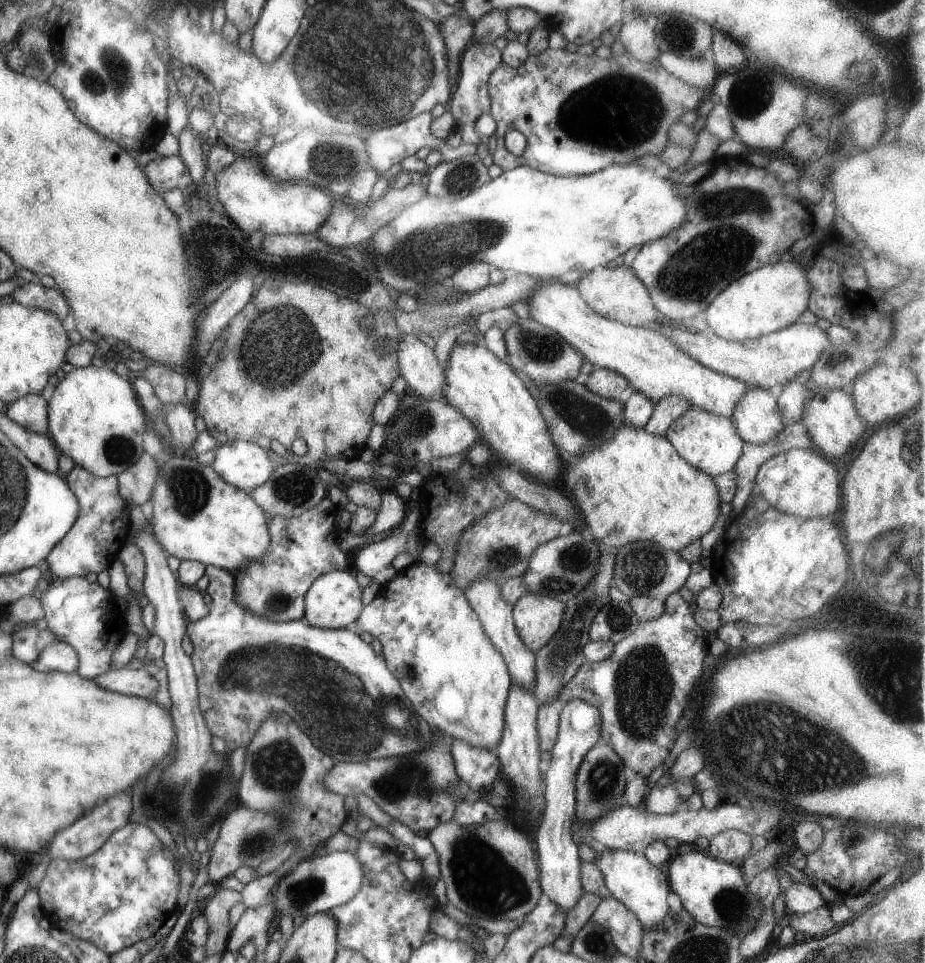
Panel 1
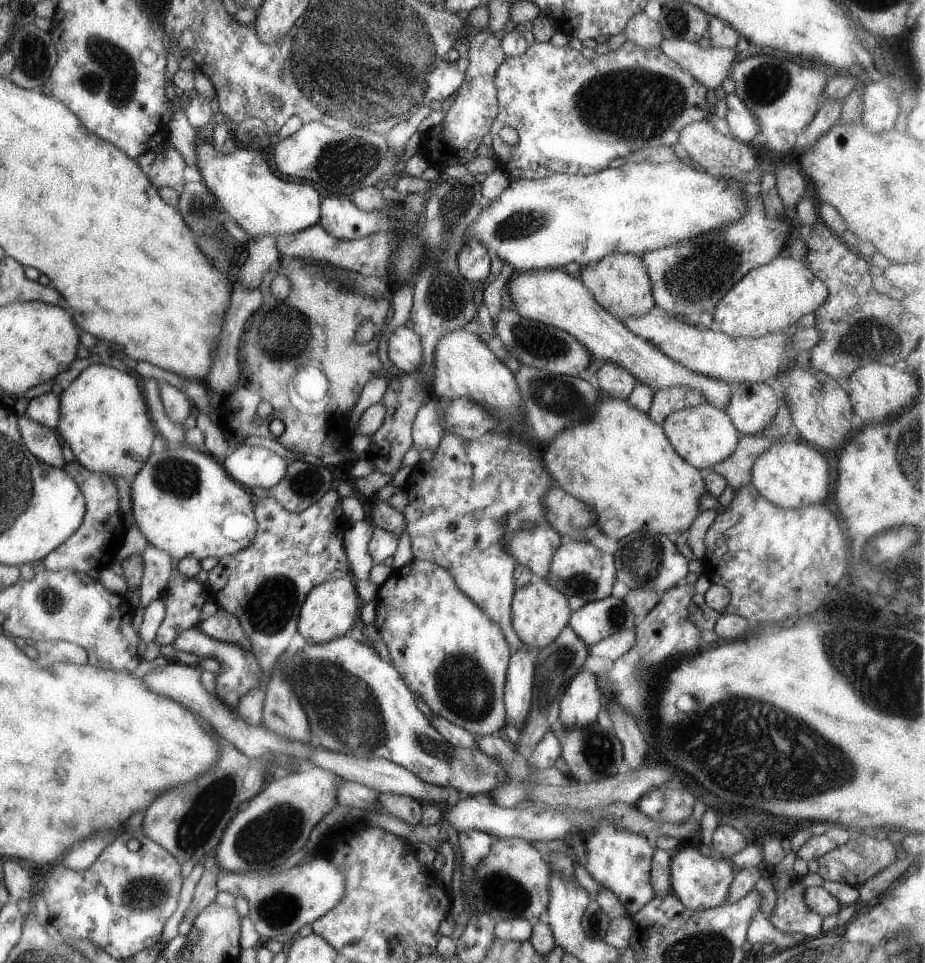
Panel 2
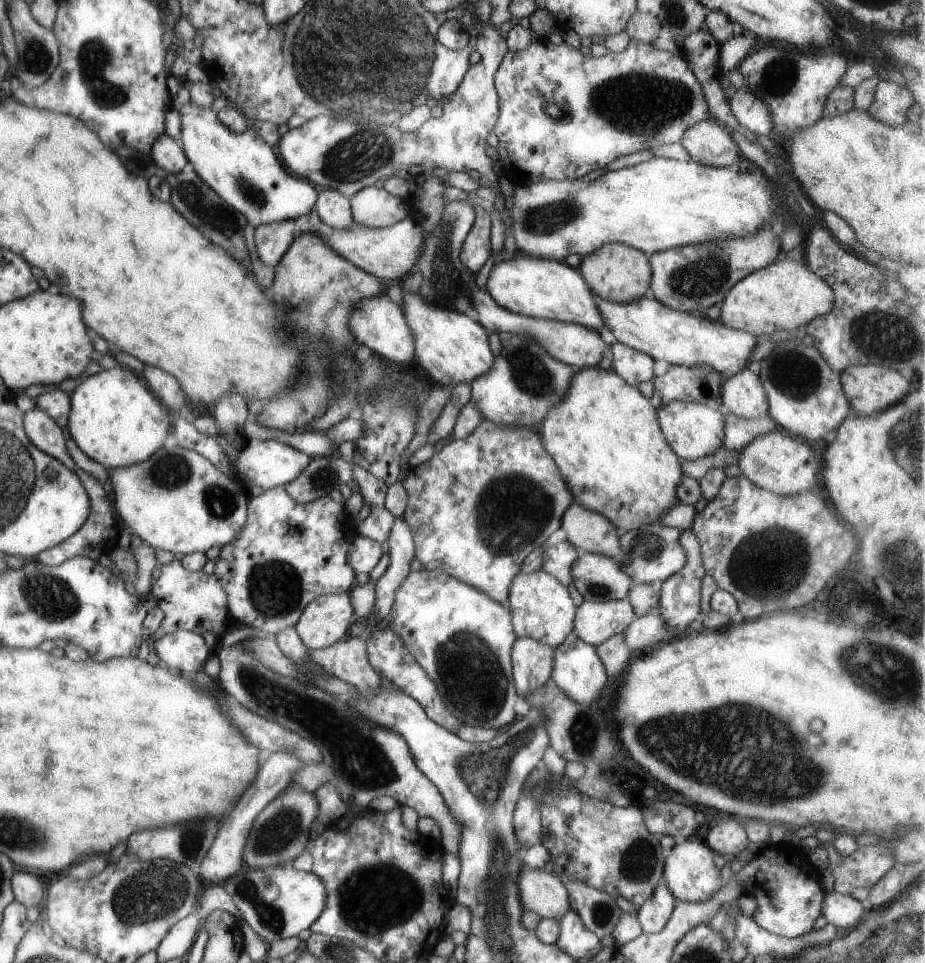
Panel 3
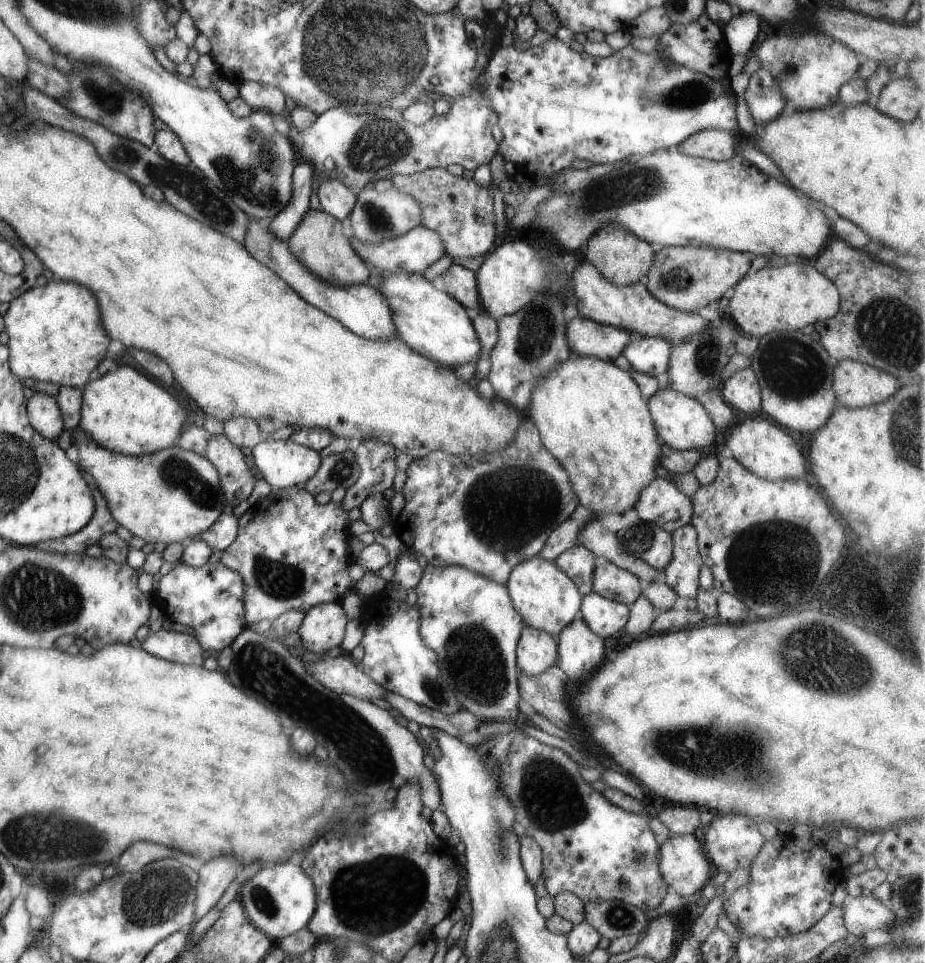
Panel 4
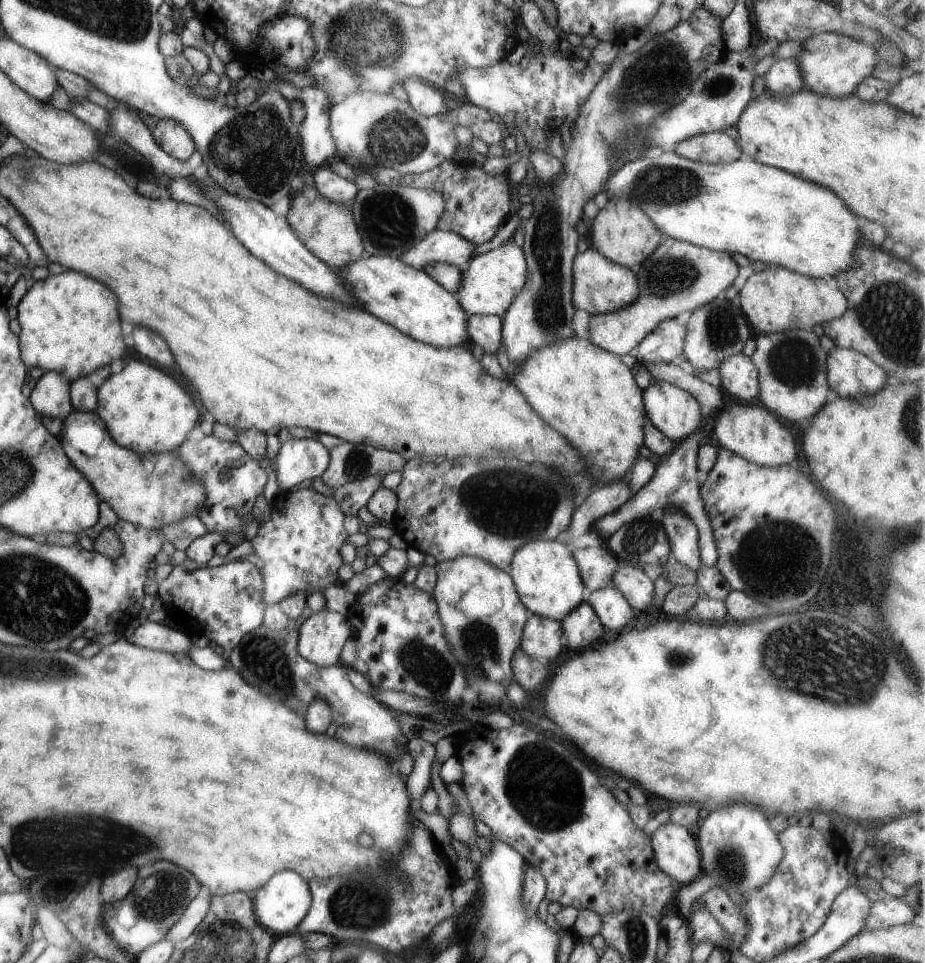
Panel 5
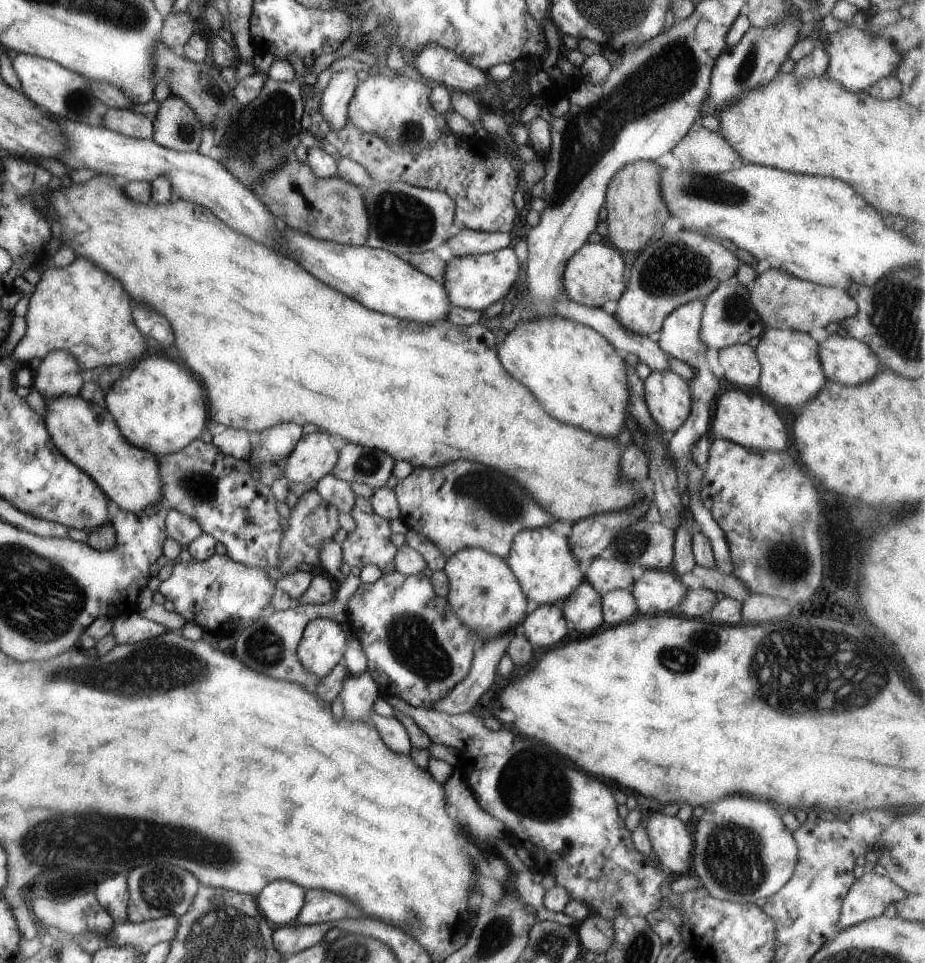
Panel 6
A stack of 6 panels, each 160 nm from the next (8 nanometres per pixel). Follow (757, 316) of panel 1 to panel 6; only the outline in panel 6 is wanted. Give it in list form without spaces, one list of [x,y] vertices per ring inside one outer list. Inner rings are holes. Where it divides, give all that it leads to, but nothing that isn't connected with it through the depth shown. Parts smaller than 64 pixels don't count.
[[[768,268],[754,280],[750,298],[760,322],[768,329],[786,329],[810,333],[814,328],[824,328],[830,323],[841,323],[858,312],[858,306],[847,290],[820,285],[795,278],[782,270]]]

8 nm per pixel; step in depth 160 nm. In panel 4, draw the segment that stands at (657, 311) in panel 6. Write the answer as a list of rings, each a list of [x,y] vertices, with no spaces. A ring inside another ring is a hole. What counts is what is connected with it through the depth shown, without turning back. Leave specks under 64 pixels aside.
[[[665,246],[655,253],[643,281],[649,293],[666,306],[685,313],[700,313],[717,303],[728,289],[748,274],[752,258],[749,253],[728,249]],[[582,316],[567,322],[566,330],[572,353],[603,361],[615,361],[632,338],[629,330],[603,325]]]

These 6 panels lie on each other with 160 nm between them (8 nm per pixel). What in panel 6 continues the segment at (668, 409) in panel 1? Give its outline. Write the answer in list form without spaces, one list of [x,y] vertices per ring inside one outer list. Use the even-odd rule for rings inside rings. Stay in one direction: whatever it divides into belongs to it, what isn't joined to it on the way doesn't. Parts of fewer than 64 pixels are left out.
[[[736,277],[722,282],[721,285],[710,294],[704,302],[702,308],[702,318],[700,318],[700,332],[698,338],[704,342],[706,350],[732,346],[734,344],[748,344],[752,338],[760,337],[764,326],[754,310],[751,302],[750,290],[740,286],[736,282]]]

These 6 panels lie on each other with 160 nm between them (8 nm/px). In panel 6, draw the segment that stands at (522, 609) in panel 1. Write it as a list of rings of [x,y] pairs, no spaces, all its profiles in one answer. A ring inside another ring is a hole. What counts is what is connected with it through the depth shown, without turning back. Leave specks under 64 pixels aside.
[[[546,526],[518,532],[504,560],[532,607],[555,604],[557,600],[565,601],[585,581],[580,571],[580,560],[572,554],[567,538]]]

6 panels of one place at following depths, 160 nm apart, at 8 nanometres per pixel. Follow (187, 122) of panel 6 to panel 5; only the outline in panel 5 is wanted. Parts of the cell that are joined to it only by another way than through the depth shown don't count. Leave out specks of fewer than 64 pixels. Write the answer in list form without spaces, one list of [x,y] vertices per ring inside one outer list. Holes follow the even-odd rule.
[[[161,119],[152,134],[157,145],[175,159],[186,160],[196,150],[188,129],[174,119]]]

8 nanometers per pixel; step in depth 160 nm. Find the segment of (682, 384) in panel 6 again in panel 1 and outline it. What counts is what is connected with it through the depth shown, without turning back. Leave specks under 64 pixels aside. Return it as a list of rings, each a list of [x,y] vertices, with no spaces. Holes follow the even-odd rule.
[[[691,406],[668,428],[666,437],[688,464],[715,477],[733,470],[743,451],[744,441],[730,417],[717,415]]]

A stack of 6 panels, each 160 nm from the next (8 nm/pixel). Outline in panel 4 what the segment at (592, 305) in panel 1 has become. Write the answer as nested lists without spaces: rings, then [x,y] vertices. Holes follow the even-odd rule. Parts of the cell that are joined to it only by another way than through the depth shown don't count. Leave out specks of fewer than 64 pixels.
[[[614,223],[602,226],[586,244],[586,260],[590,261],[599,270],[599,273],[607,278],[607,281],[620,286],[643,281],[652,266],[654,255],[655,252],[648,241],[639,239],[625,226]]]

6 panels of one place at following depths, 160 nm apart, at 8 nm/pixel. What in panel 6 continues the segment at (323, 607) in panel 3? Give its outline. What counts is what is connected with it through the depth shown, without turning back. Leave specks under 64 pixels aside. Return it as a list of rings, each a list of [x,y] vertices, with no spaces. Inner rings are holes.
[[[319,617],[306,626],[297,658],[308,672],[322,679],[343,660],[347,642],[340,623]]]

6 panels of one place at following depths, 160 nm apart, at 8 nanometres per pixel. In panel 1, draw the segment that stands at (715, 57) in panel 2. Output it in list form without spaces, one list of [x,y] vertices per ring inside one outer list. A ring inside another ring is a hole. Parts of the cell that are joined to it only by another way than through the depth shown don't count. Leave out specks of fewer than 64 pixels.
[[[668,51],[662,53],[658,60],[662,68],[669,74],[691,86],[702,89],[712,88],[719,75],[713,62],[704,57],[685,58]]]

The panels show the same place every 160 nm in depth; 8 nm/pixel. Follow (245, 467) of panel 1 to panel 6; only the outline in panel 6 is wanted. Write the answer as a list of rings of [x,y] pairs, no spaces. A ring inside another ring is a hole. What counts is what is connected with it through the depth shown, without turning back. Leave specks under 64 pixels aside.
[[[325,431],[303,435],[283,463],[288,482],[310,484],[332,473],[341,441]]]

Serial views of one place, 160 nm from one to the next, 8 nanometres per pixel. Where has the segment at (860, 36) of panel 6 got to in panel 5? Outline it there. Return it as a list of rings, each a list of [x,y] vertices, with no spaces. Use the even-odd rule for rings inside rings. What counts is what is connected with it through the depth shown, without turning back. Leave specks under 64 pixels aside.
[[[824,31],[806,39],[804,44],[800,55],[794,58],[799,62],[803,86],[817,95],[832,98],[852,95],[862,80],[873,76],[878,60],[877,50],[867,42],[842,33]]]

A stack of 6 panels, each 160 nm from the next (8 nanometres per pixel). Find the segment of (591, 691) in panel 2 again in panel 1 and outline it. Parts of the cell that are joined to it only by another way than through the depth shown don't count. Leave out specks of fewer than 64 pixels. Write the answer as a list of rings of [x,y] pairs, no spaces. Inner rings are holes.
[[[572,698],[563,704],[559,714],[557,740],[552,748],[550,766],[545,772],[544,810],[536,830],[538,865],[541,890],[558,908],[570,911],[580,900],[583,888],[580,884],[580,856],[578,845],[572,836],[576,810],[576,776],[586,752],[602,741],[601,713],[590,702]]]

